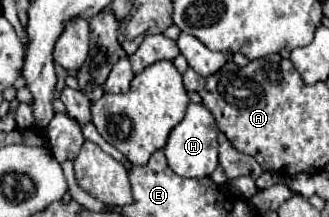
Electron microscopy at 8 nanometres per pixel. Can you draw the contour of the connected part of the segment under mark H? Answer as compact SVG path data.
M190 102L184 120L172 130L164 148L168 166L182 178L204 178L210 176L218 166L218 126L214 116L202 106Z

